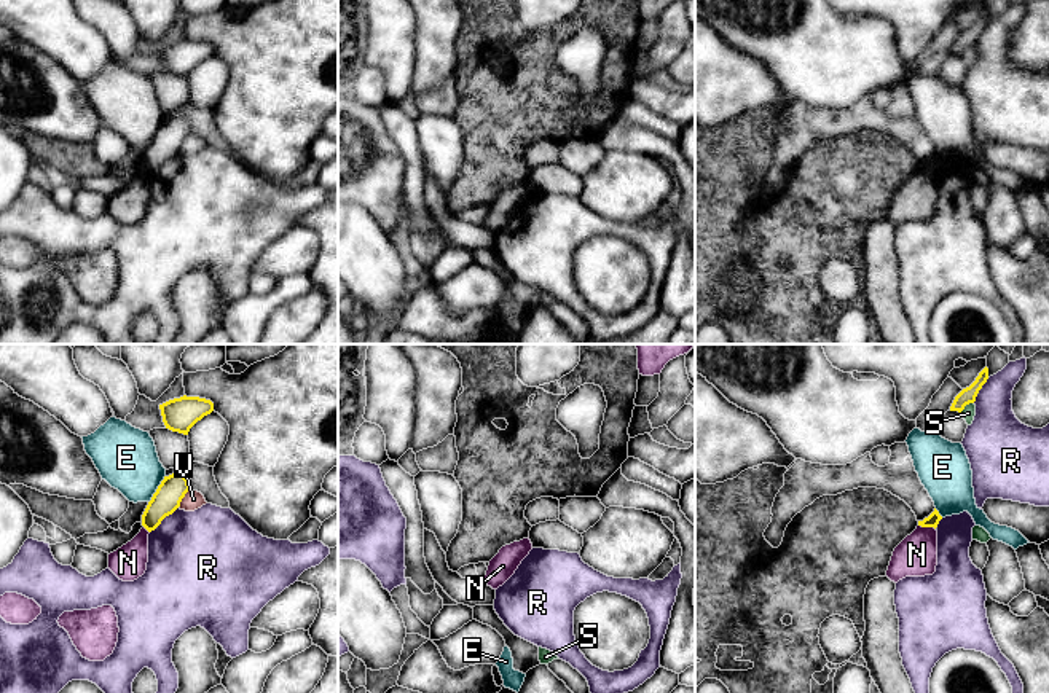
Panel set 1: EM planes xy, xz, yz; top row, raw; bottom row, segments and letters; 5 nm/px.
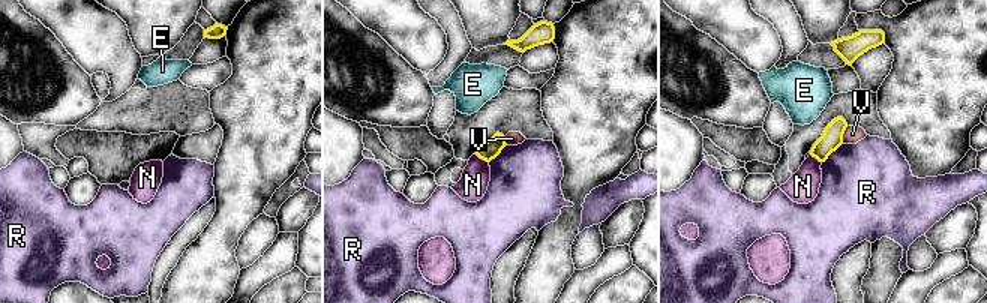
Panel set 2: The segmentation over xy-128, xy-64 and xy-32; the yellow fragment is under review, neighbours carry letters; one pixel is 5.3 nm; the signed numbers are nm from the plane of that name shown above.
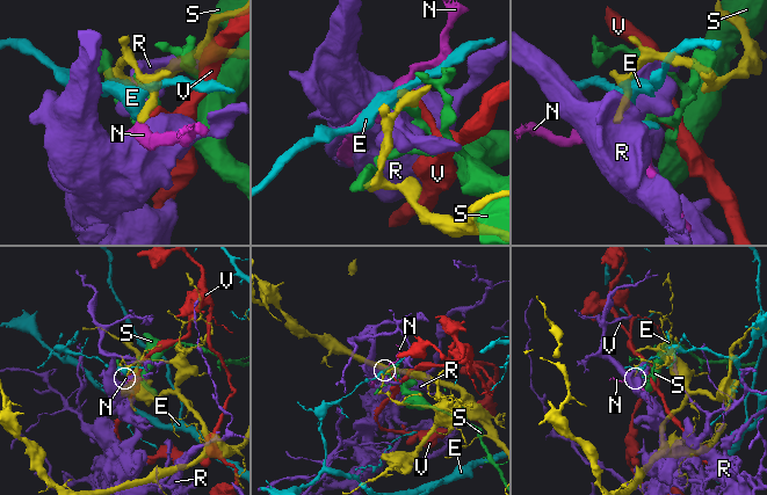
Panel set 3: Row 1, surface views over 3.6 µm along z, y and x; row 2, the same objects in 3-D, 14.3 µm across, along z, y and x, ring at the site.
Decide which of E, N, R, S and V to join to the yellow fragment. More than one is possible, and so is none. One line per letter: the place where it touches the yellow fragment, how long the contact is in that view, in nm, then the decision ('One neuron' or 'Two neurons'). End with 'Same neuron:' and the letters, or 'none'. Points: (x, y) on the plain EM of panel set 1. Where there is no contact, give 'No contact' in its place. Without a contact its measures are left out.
E: Touches yellow at xy (157, 133). Shared border 170 nm. Two neurons
N: Touches yellow at yz (927, 169). Shared border 90 nm. Two neurons
R: Touches yellow at xy (163, 161). Shared border 190 nm. Two neurons
S: Touches yellow at yz (966, 46). Shared border 90 nm. Two neurons
V: Touches yellow at xy (182, 140). Shared border 110 nm. Two neurons
Same neuron: none

